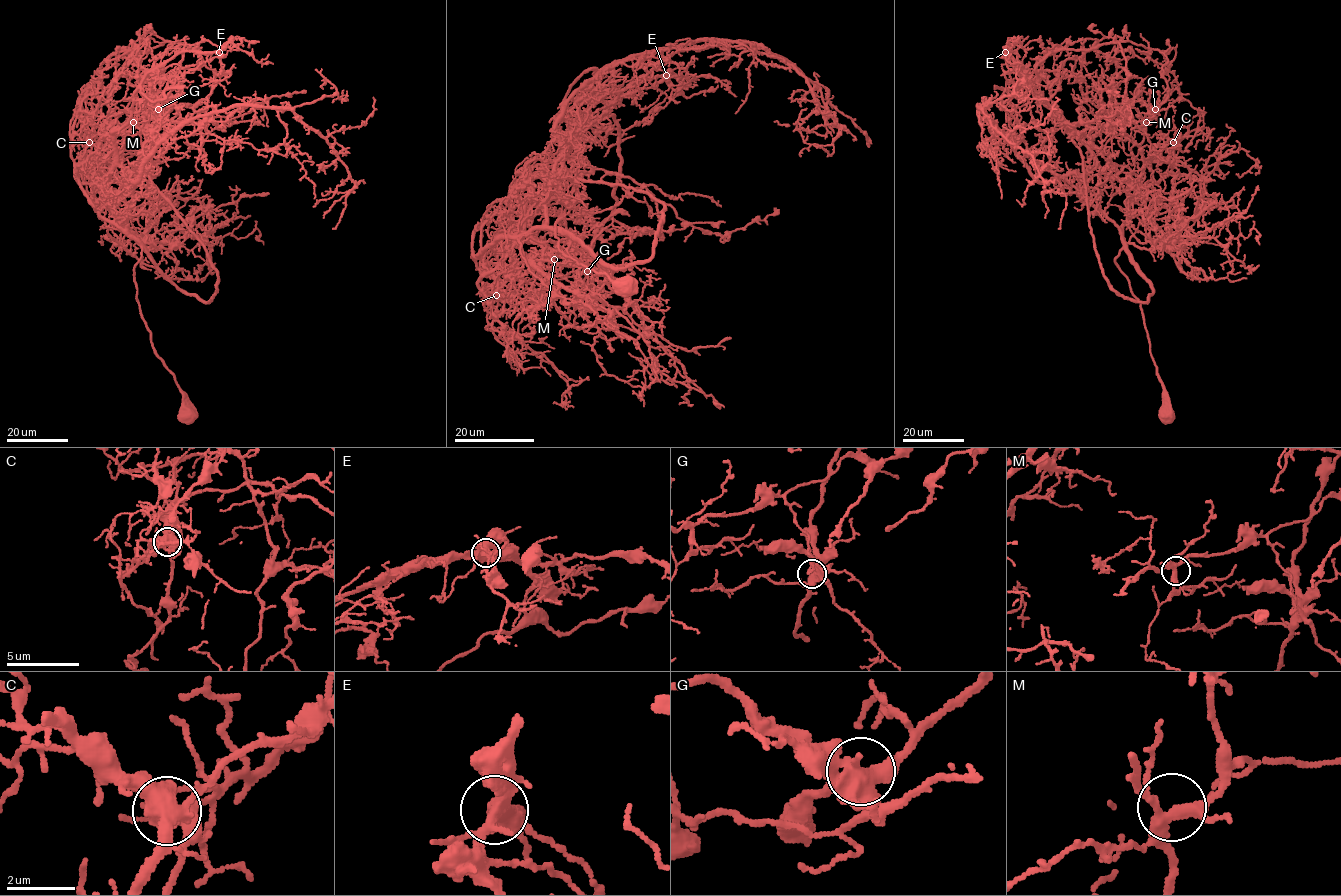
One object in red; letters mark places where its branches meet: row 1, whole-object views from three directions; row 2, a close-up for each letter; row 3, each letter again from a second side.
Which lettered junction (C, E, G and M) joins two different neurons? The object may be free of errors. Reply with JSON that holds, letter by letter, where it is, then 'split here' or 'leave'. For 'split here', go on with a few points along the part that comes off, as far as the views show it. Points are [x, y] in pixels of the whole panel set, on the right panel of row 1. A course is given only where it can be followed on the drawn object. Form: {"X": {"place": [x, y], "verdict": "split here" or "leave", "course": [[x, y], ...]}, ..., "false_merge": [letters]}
{"C": {"place": [1173, 142], "verdict": "split here", "course": [[1173, 142], [1149, 185], [1098, 166], [1038, 181], [978, 106], [1064, 194], [1058, 229]]}, "E": {"place": [1005, 52], "verdict": "leave"}, "G": {"place": [1155, 109], "verdict": "leave"}, "M": {"place": [1146, 122], "verdict": "leave"}, "false_merge": ["C"]}

